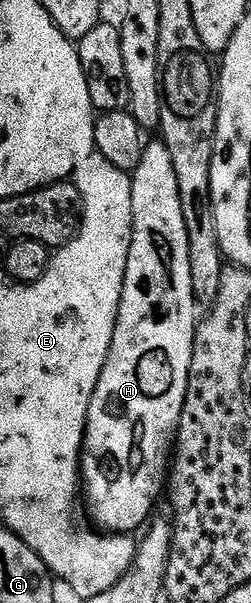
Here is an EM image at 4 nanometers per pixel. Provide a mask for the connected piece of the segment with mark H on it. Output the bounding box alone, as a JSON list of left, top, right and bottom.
[80,140,198,534]

